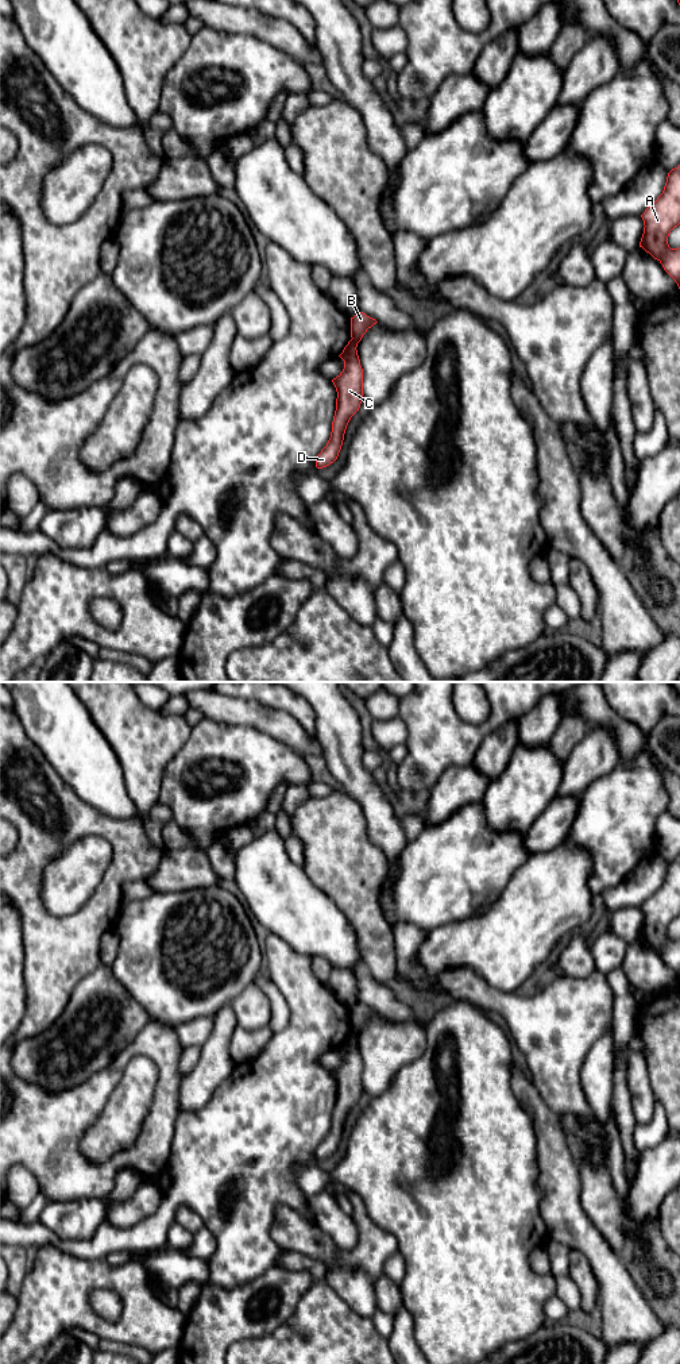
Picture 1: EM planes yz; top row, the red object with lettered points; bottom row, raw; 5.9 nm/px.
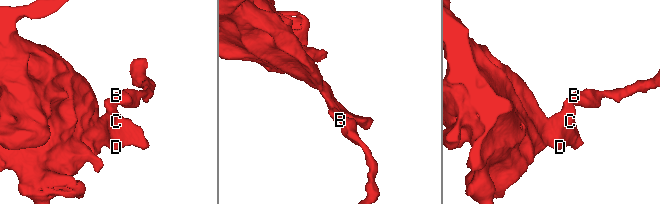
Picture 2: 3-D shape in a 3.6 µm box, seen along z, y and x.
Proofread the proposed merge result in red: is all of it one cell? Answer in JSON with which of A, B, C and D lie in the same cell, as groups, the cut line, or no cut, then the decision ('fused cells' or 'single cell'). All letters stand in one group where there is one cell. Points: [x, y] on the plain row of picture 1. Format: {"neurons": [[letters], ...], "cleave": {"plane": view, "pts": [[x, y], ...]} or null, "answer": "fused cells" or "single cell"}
{"neurons": [["A", "B"], ["C", "D"]], "cleave": {"plane": "yz", "pts": [[351, 1031], [356, 1035]]}, "answer": "fused cells"}

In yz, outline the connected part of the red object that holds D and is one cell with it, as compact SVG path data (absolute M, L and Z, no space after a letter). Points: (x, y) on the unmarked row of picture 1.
M351 1030L339 1047L344 1052L344 1060L332 1071L337 1083L336 1102L331 1129L316 1149L317 1160L327 1159L337 1151L347 1117L363 1093L363 1060L356 1039L358 1034Z

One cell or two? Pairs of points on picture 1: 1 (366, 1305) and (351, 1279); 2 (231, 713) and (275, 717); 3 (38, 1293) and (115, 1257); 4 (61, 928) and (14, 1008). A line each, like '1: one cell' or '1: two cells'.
1: one cell
2: one cell
3: two cells
4: two cells

